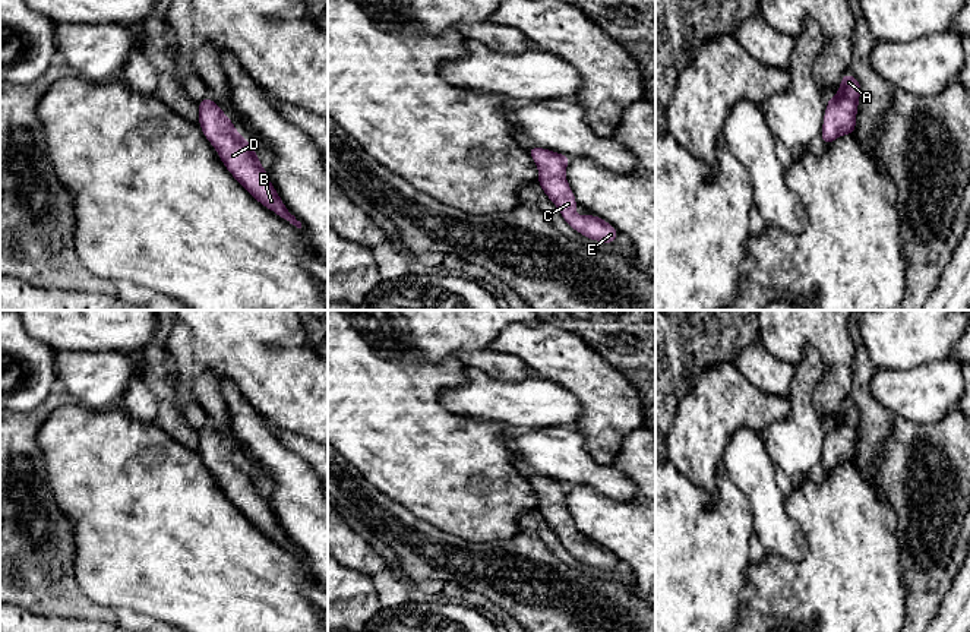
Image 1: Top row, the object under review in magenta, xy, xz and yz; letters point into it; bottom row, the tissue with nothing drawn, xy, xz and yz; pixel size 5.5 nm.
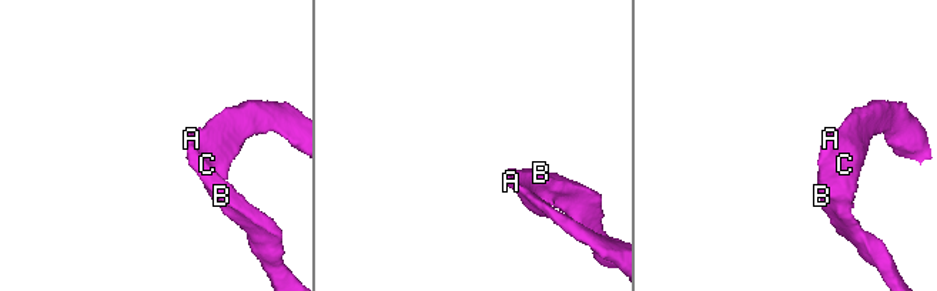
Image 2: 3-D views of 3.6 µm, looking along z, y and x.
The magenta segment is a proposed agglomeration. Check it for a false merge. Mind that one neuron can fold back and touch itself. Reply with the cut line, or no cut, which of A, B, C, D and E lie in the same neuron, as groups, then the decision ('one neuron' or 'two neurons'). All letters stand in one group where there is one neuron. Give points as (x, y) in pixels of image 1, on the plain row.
no cut | A B C D E | one neuron

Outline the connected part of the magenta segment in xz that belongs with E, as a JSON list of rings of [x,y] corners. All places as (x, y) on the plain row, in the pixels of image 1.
[[[531,474],[528,481],[537,493],[540,515],[559,537],[569,554],[585,566],[607,572],[614,571],[619,559],[612,552],[595,543],[574,541],[578,530],[565,502],[566,493],[572,486],[537,474]]]

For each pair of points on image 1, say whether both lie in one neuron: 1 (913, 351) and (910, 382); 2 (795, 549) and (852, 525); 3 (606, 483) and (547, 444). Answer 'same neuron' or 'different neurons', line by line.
1: different neurons
2: different neurons
3: same neuron

